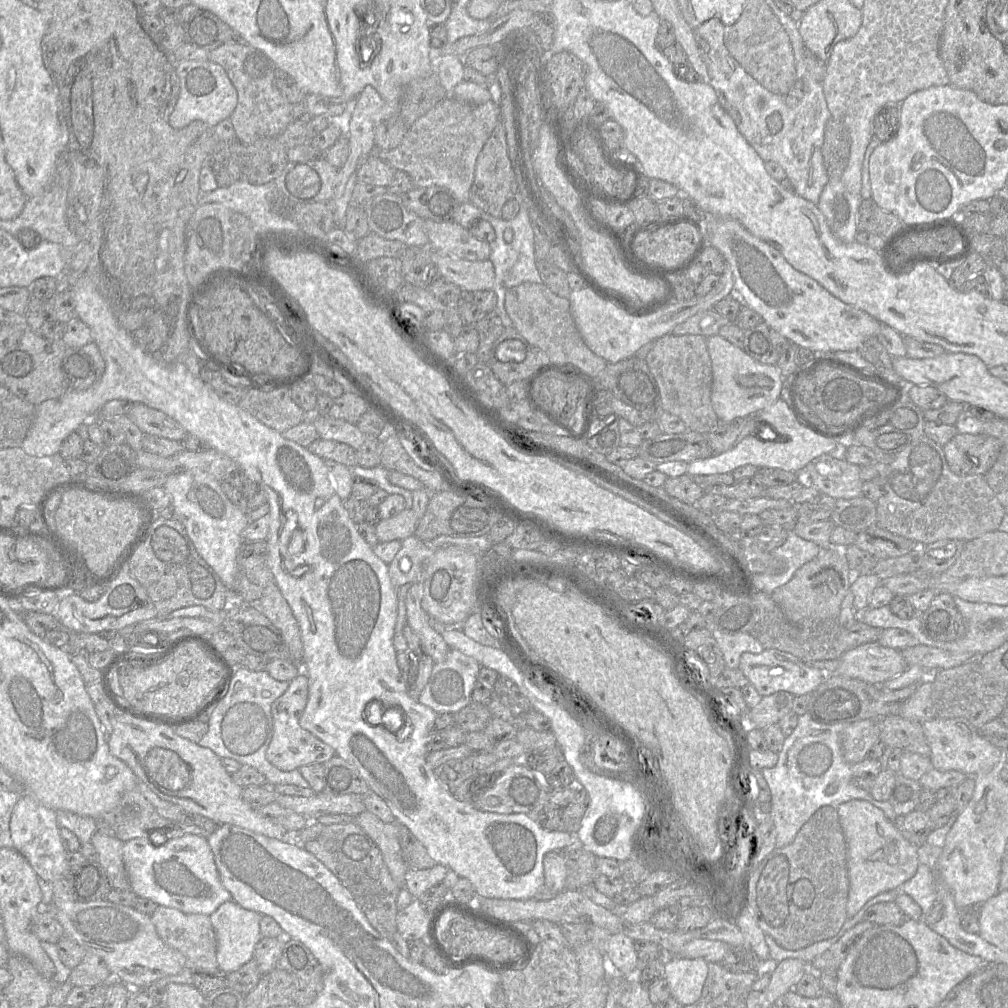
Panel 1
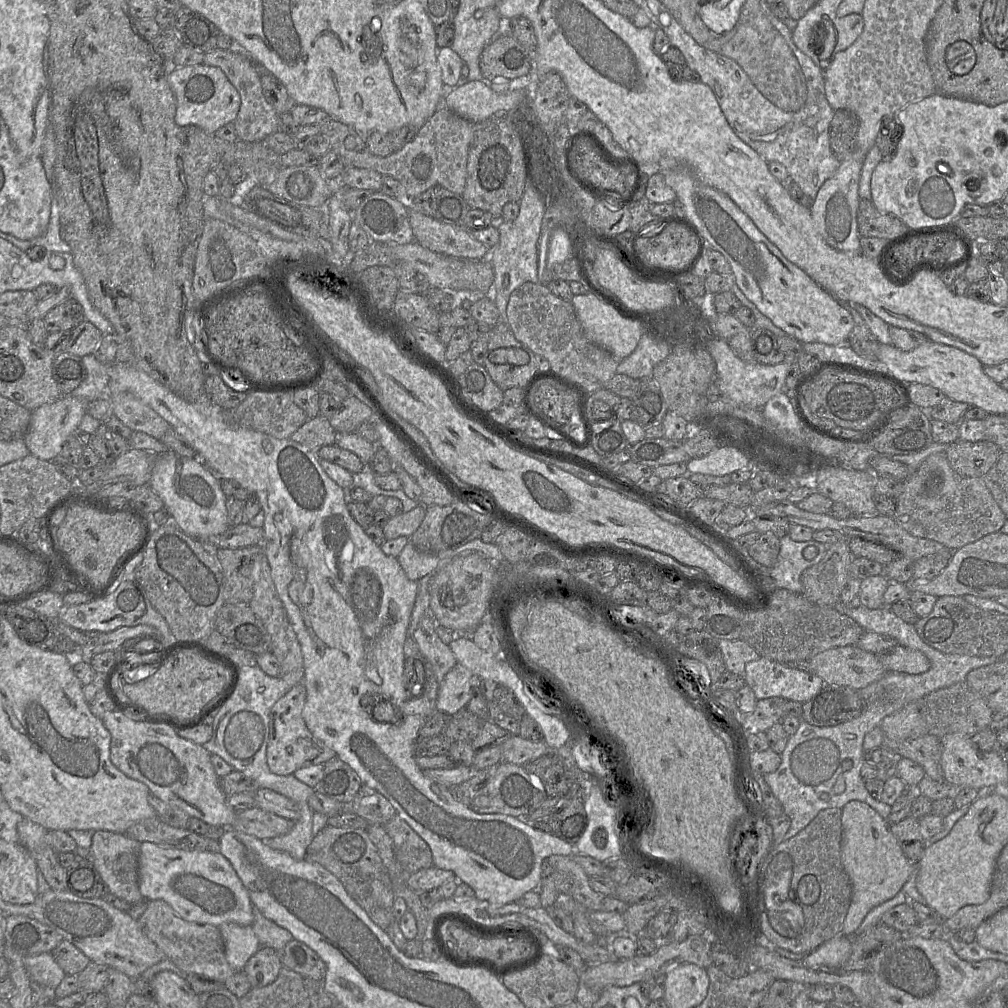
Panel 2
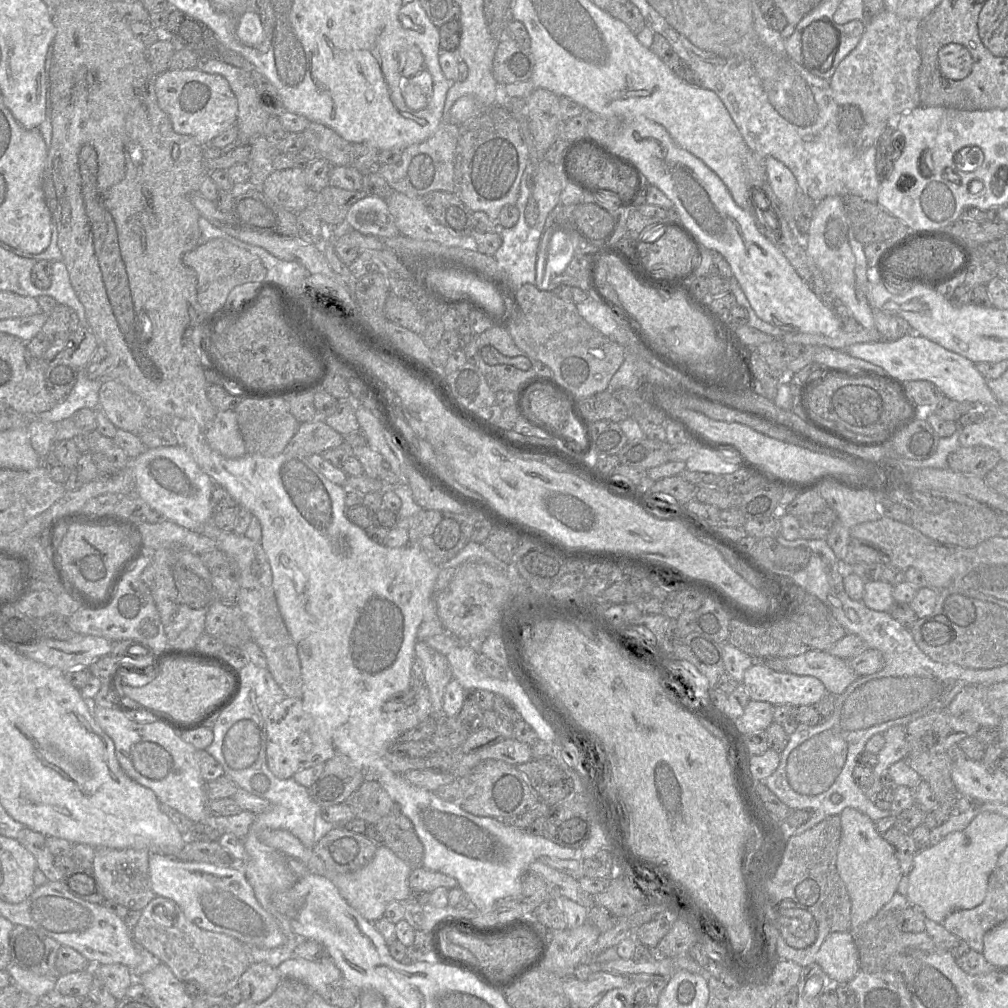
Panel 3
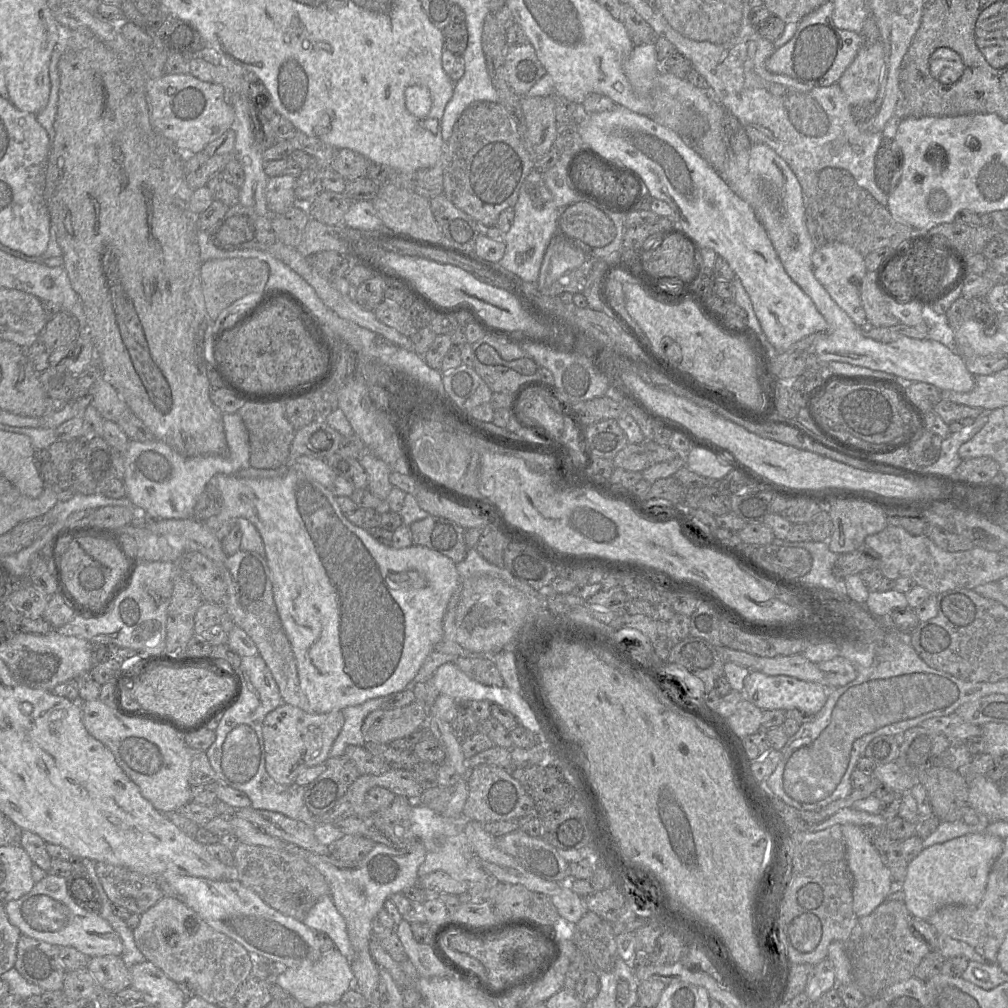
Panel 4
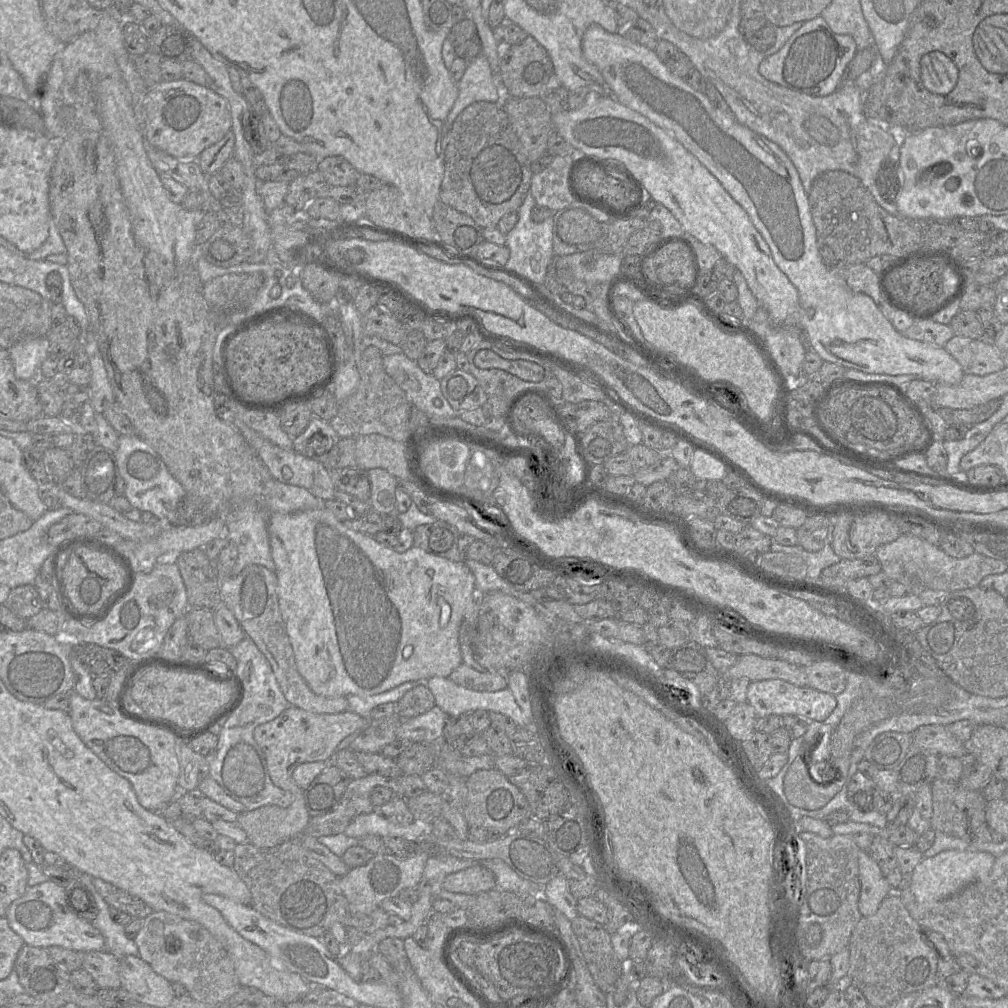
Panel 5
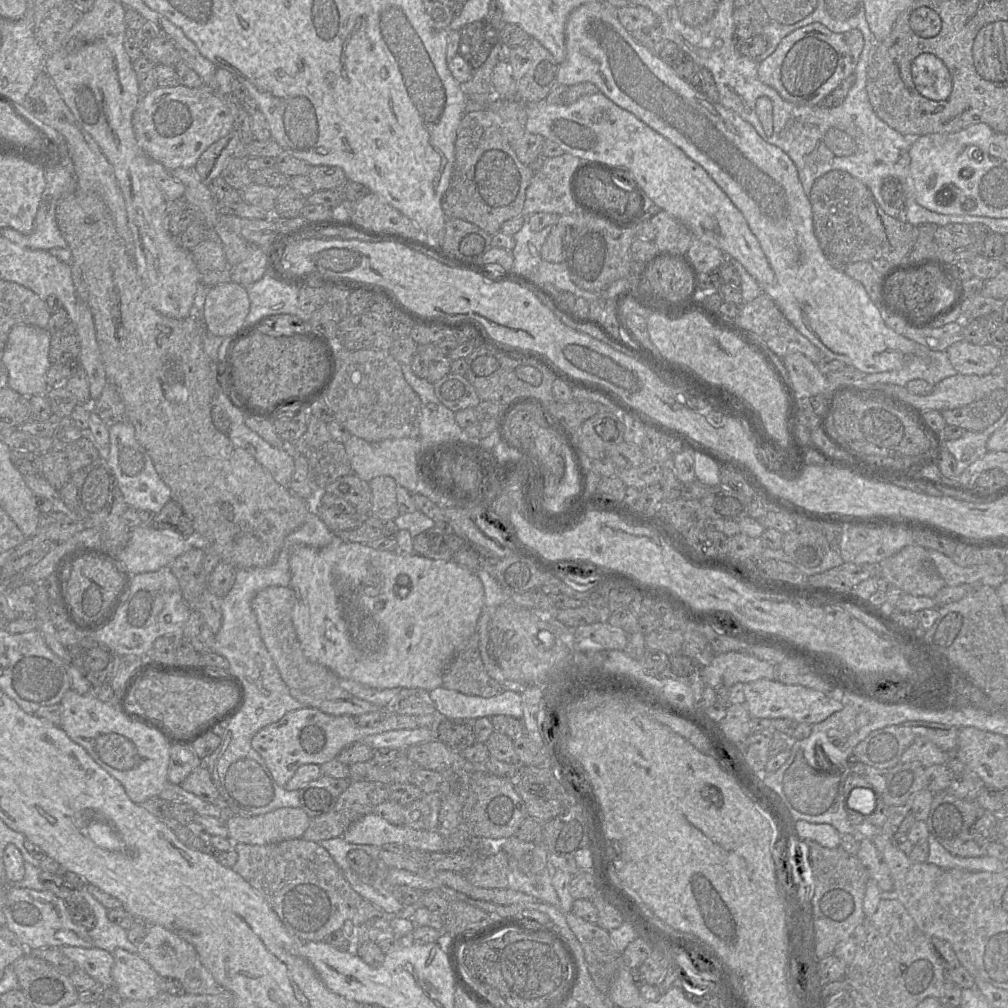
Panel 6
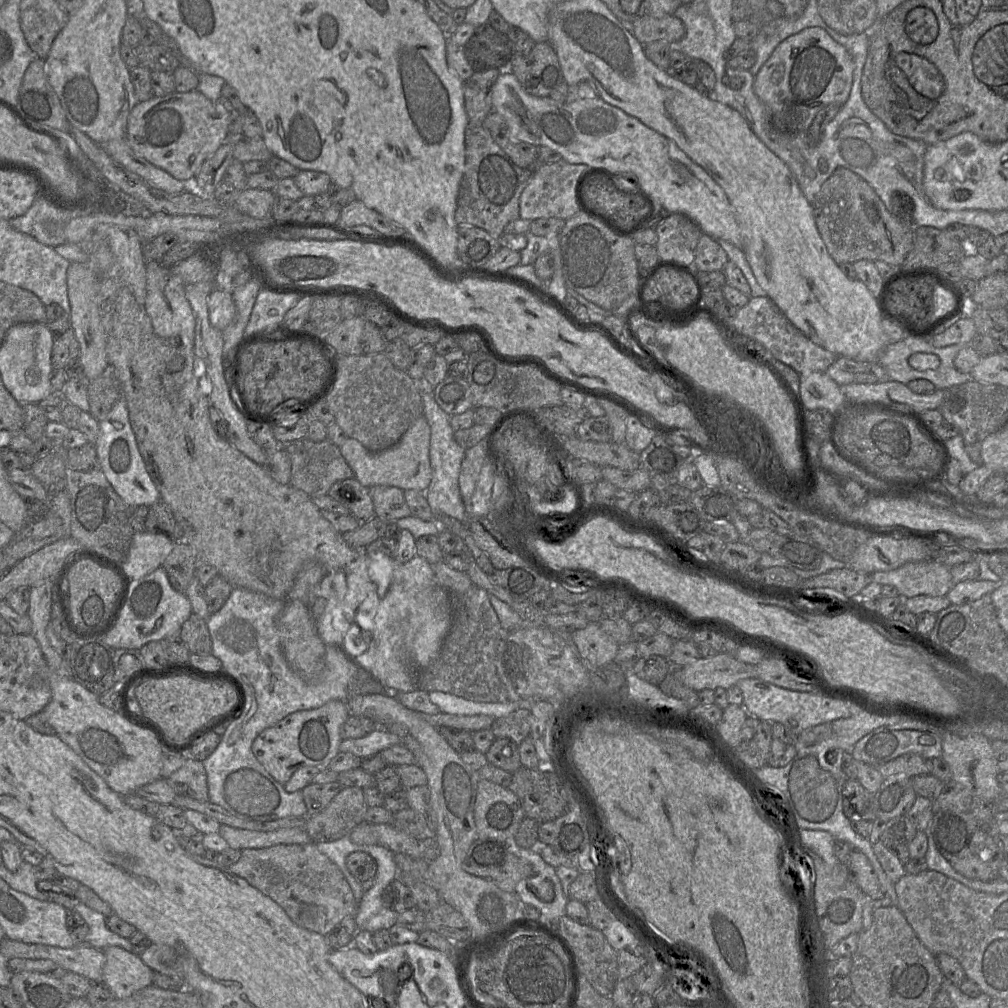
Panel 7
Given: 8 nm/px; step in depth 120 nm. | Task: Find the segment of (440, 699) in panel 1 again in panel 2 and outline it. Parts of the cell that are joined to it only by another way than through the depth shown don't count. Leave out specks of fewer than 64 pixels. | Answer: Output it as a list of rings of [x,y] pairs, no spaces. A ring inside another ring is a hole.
[[[456,665],[445,675],[439,685],[435,710],[452,716],[466,708],[473,688],[479,687],[479,679],[463,665]]]

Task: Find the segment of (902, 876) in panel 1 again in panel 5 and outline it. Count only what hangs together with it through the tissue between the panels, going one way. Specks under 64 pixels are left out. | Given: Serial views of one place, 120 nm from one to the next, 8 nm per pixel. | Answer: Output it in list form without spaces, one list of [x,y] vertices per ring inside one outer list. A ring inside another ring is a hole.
[[[860,849],[858,866],[861,886],[858,909],[862,916],[870,916],[877,912],[882,900],[890,893],[890,885],[867,851]]]

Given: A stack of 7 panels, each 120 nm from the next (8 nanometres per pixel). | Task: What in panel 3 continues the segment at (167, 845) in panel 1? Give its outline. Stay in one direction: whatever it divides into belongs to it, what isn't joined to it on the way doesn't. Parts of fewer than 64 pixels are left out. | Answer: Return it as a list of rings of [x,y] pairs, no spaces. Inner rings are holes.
[[[150,853],[149,876],[153,892],[173,900],[185,917],[201,929],[226,934],[244,946],[263,949],[277,948],[287,942],[276,919],[257,901],[253,888],[238,864],[218,866]]]

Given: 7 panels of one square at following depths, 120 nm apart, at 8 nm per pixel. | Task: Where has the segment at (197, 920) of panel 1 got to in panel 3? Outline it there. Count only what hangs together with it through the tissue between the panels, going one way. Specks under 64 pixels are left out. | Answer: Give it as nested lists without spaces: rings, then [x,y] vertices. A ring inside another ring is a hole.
[[[156,896],[144,909],[132,929],[133,940],[156,956],[182,981],[198,982],[205,994],[224,995],[238,986],[240,977],[250,966],[251,961],[246,946],[226,934],[207,931],[190,922],[171,899]]]

